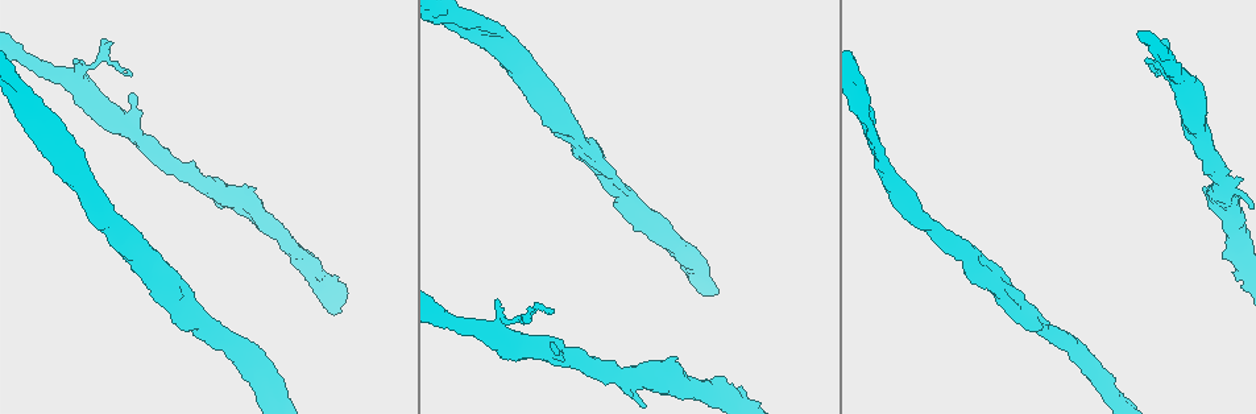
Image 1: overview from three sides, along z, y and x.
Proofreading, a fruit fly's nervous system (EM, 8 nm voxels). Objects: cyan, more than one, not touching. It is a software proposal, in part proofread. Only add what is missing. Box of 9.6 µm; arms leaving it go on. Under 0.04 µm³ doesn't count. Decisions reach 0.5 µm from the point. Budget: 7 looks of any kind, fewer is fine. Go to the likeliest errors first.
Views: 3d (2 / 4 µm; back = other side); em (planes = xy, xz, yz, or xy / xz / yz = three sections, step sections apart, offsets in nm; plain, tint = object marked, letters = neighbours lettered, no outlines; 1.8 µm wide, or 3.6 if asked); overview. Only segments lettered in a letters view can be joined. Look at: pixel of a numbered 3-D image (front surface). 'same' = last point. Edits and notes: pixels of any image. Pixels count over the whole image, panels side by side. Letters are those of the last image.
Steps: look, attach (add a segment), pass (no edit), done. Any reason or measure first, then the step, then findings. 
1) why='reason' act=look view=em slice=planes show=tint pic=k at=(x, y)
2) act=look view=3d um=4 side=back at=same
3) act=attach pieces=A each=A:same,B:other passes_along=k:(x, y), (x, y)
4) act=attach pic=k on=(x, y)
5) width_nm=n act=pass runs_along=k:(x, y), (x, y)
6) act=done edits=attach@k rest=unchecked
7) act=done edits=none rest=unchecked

why='free end' act=look view=em slice=planes show=letters pic=1 at=(497, 298)

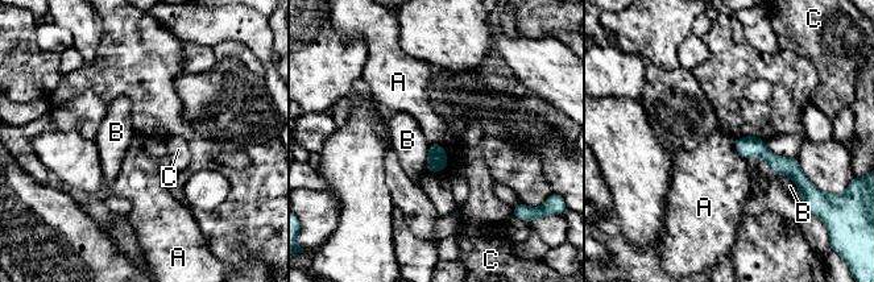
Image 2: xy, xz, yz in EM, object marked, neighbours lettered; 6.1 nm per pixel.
act=pass each=A:other,B:other,C:other runs_along=2:(738, 141), (757, 146), (799, 181) found='none of them fits'

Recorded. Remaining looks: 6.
why='thick end' act=look view=3d um=2 pic=1 at=(1204, 188)

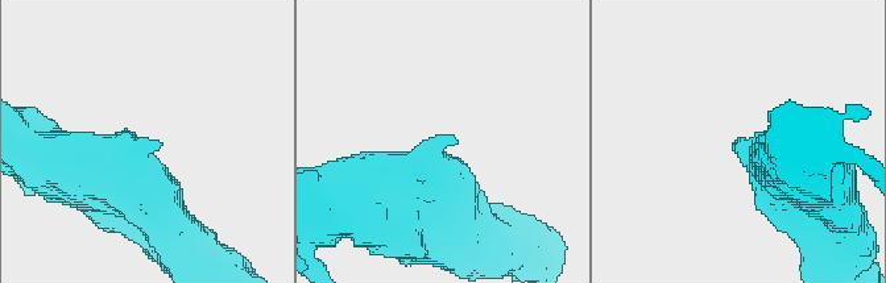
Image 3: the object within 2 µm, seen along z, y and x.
act=look view=em slice=xz step=8 show=tint pic=3 at=(156, 140)

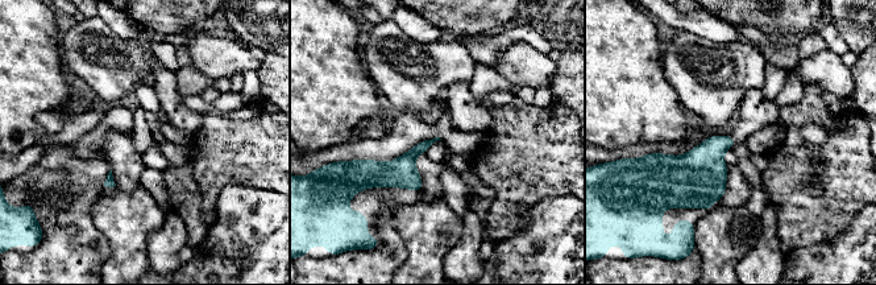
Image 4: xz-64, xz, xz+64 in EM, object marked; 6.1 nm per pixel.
act=look view=em slice=xz step=8 show=letters at=same

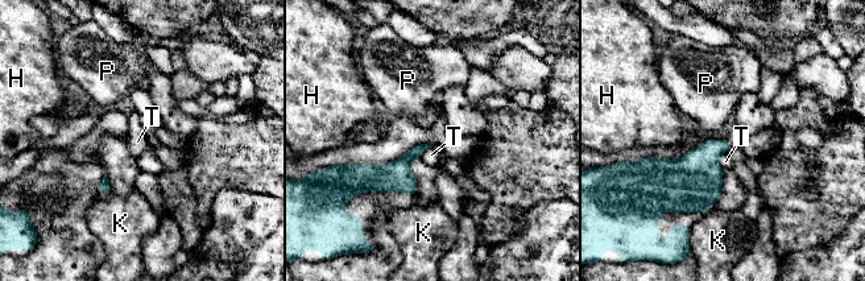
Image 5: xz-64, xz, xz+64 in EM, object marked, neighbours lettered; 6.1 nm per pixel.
longest_contact=T:110nm act=pass each=H:other,K:other,P:other,T:other found='no lettered segment goes on from it'

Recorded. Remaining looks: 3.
why='three arms meet' act=look view=3d um=4 pic=1 at=(683, 257)

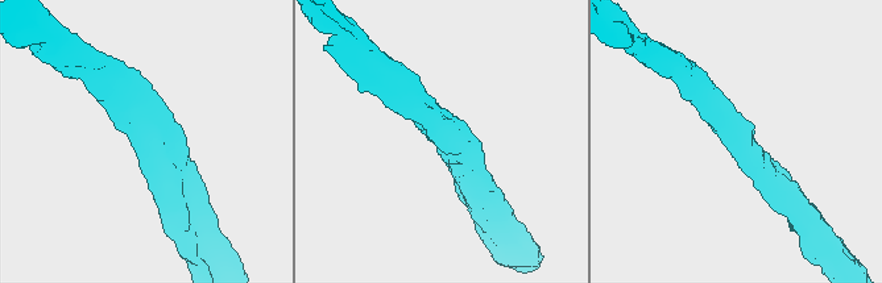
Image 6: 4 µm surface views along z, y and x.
arms=3 arm_widths_nm=200,260,340 why='now the EM' act=look view=em slice=yz step=4 show=tint pic=6 at=(741, 127)

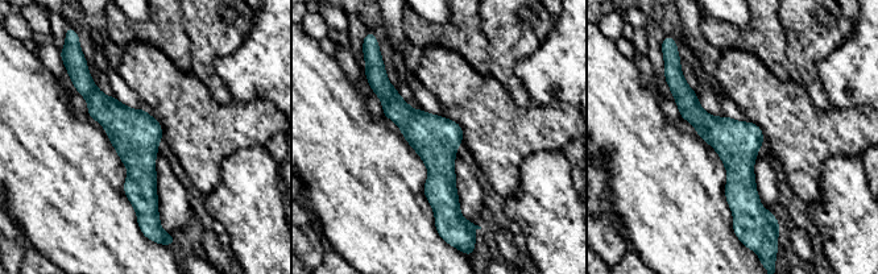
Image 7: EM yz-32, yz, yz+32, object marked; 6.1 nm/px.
act=look view=em slice=planes show=letters at=same

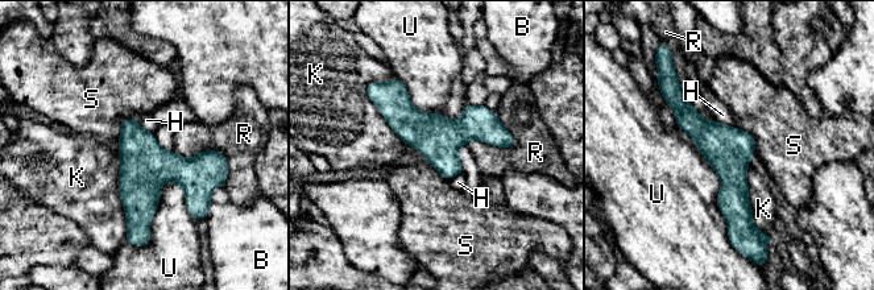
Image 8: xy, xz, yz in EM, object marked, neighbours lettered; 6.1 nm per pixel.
act=pass each=B:other,H:other,K:other,R:other,S:other,U:other border=8:(715, 120), (737, 128) found='none of them fits'

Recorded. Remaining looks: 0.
act=done edits=none rest=unchecked

